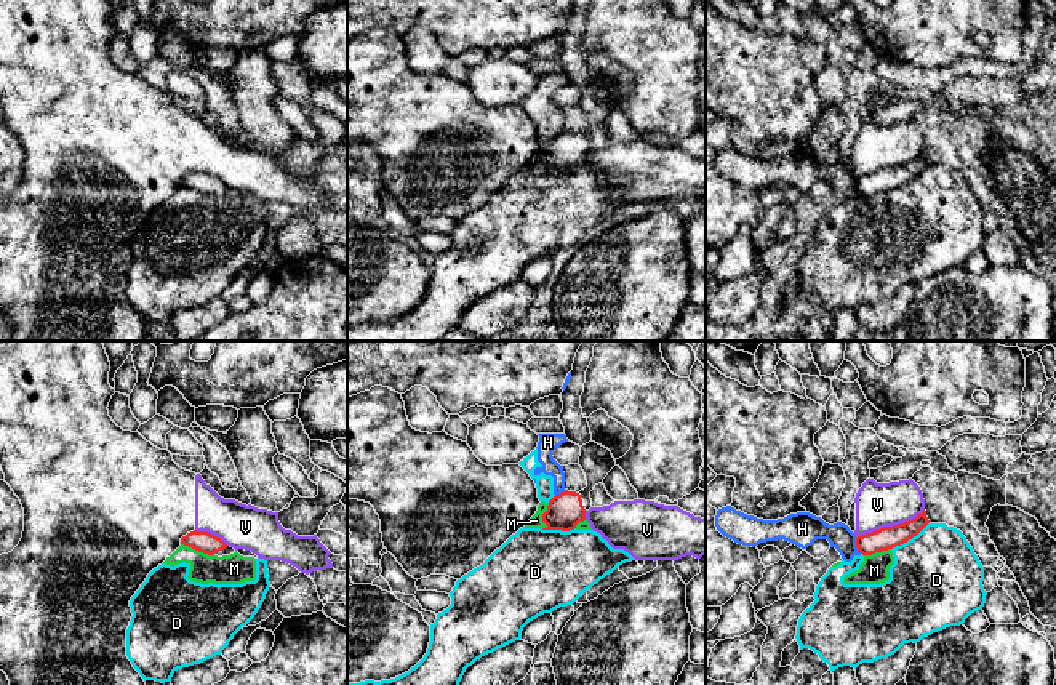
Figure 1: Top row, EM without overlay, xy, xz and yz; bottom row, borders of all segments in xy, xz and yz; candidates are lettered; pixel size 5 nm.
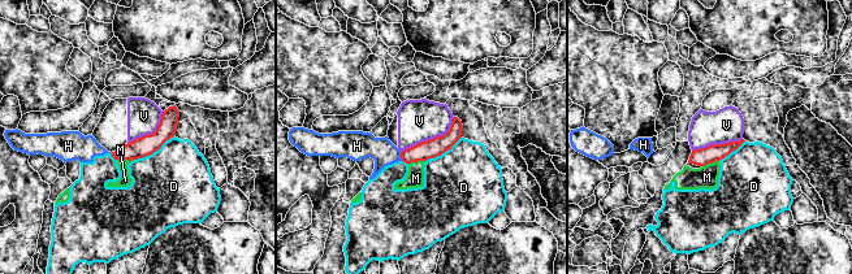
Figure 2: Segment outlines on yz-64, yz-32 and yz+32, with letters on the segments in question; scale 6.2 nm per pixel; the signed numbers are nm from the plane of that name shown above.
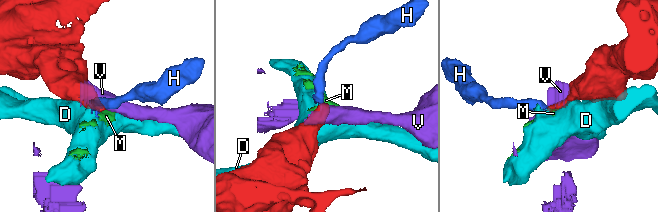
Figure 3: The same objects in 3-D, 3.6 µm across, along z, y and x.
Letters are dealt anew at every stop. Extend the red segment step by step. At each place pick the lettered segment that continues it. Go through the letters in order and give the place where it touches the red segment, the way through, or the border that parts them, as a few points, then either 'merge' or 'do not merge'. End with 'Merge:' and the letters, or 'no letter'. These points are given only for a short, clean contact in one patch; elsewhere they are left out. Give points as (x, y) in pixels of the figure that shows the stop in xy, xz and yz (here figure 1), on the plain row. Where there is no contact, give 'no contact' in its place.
D: meets red in yz at (909, 180); do not merge
H: meets red in yz at (856, 188); border along yz (855, 180), (855, 188), (861, 194); do not merge
M: meets red in xy at (197, 191); border along xy (181, 184), (213, 197); do not merge
V: meets red in yz at (890, 168); do not merge
Merge: no letter

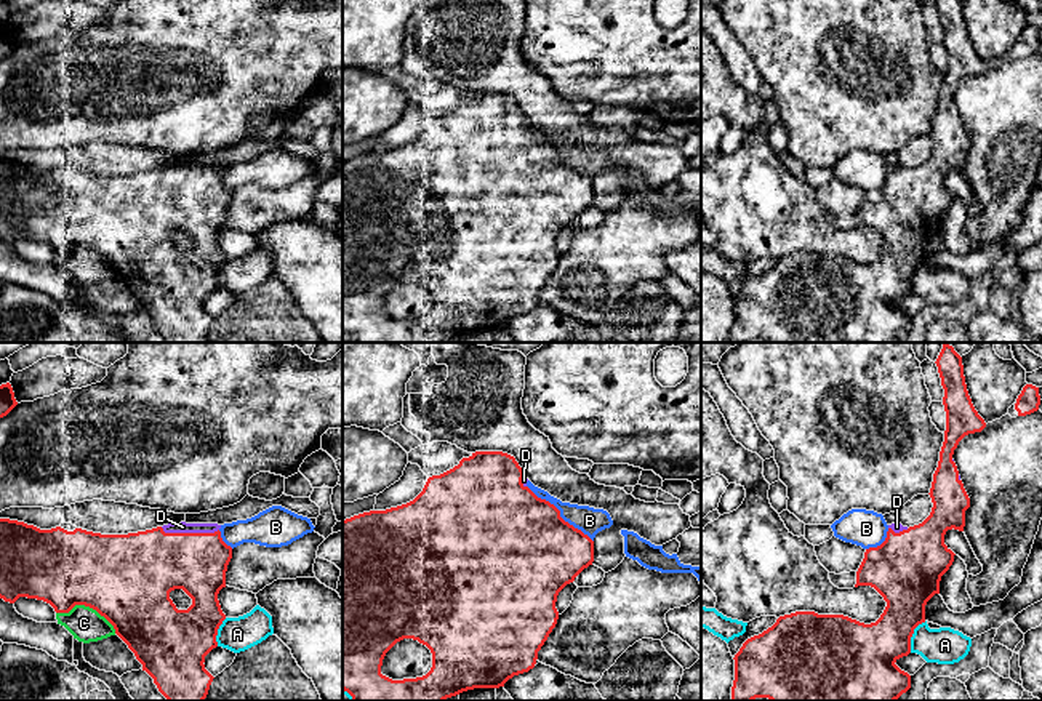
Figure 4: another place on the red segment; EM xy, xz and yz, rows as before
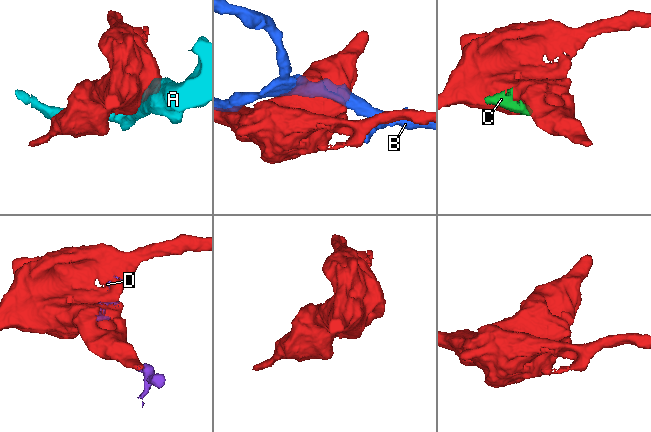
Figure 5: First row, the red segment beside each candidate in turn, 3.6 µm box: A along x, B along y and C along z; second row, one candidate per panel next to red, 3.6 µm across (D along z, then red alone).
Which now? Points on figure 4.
A: meets red in yz at (911, 277); do not merge
B: meets red in xz at (559, 156); do not merge
C: meets red in xy at (88, 247); do not merge
D: meets red in xy at (189, 175); merge
Merge: D

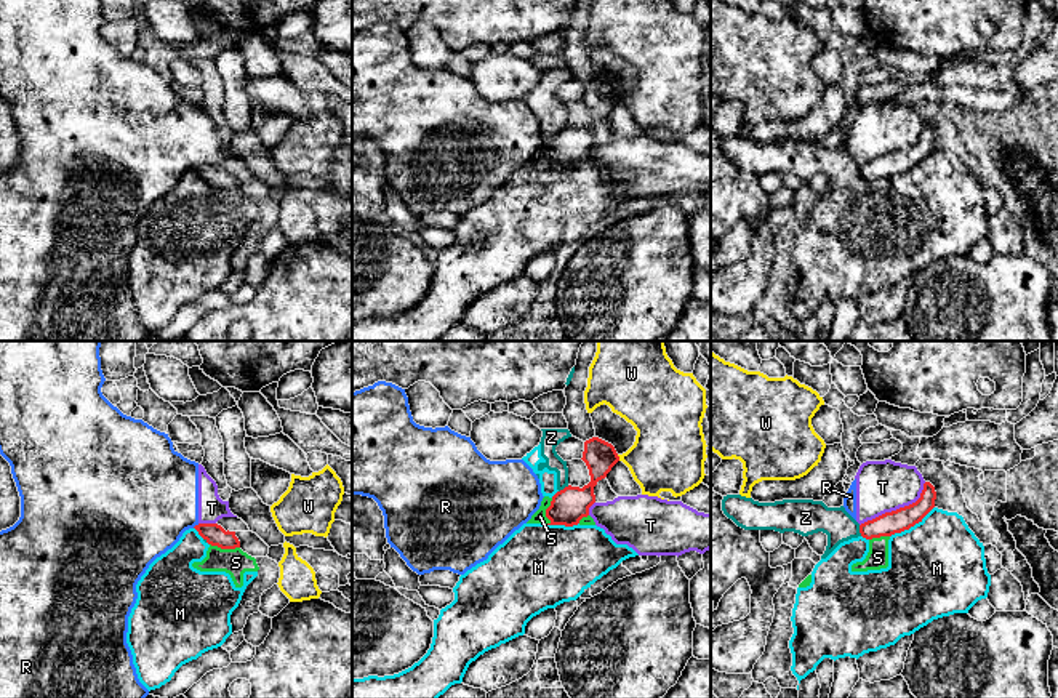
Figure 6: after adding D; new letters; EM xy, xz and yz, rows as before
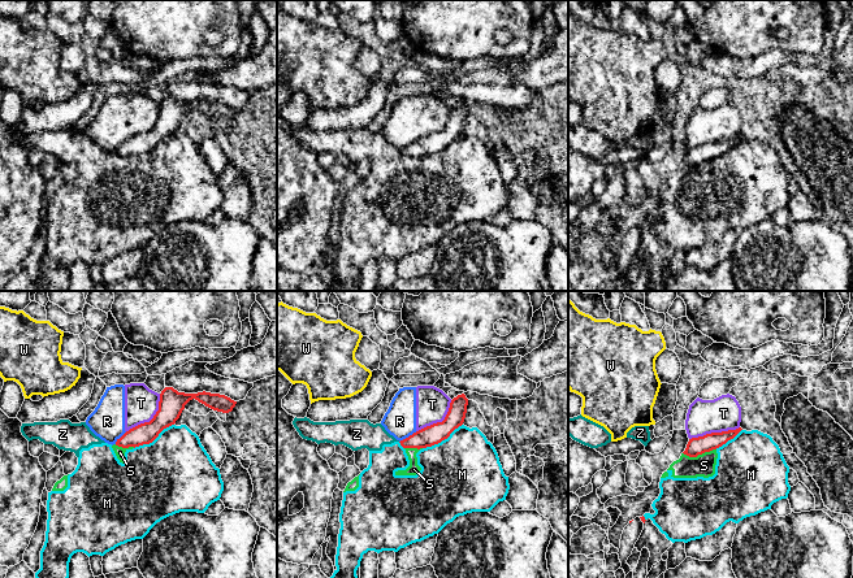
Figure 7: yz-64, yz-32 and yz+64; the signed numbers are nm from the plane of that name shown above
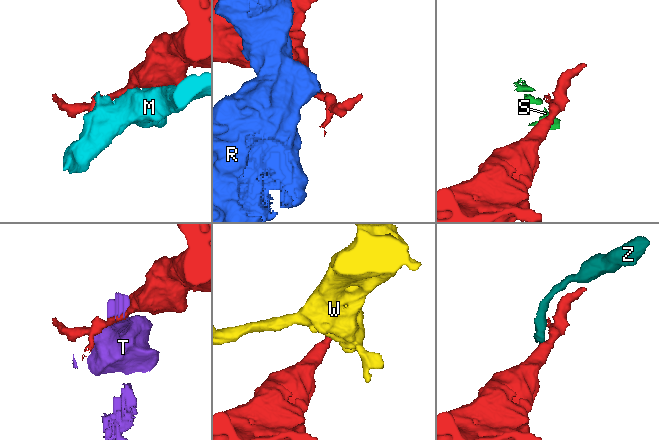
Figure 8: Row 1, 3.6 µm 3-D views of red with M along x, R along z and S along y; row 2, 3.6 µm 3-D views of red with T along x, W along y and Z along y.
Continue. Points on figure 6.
M: meets red in yz at (911, 167); do not merge
R: meets red in xy at (196, 167); do not merge
S: meets red in xy at (224, 189); border along xy (210, 184), (220, 189), (239, 189); do not merge
T: meets red in yz at (897, 151); do not merge
W: meets red in xz at (618, 100); do not merge
Z: meets red in yz at (860, 172); border along yz (858, 167), (861, 176); do not merge
Merge: no letter

